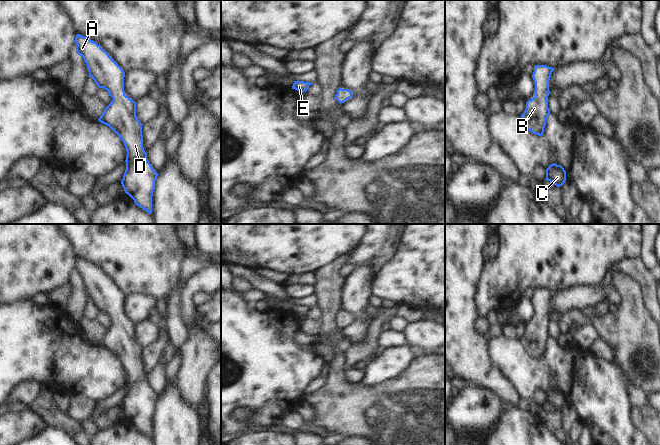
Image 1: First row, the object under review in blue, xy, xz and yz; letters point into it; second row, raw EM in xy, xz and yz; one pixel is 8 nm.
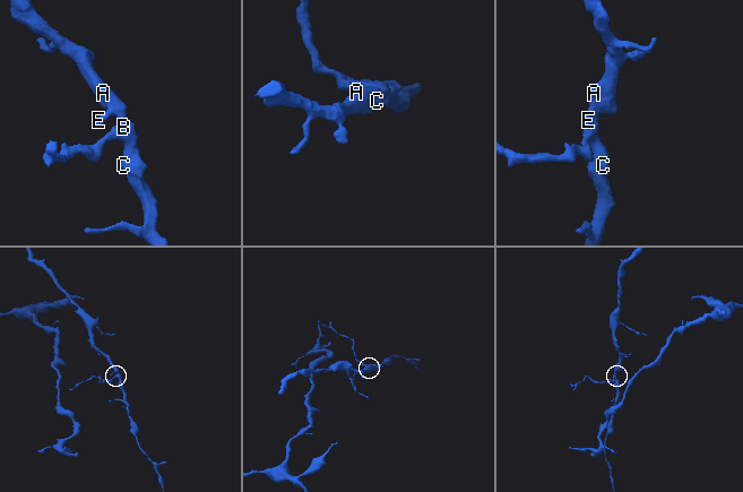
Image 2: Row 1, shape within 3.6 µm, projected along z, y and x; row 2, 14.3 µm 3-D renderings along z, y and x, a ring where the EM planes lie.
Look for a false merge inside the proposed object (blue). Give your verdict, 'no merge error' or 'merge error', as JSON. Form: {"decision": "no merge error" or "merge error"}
{"decision": "no merge error"}

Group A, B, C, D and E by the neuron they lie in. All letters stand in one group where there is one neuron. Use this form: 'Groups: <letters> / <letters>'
Groups: A B C D E.

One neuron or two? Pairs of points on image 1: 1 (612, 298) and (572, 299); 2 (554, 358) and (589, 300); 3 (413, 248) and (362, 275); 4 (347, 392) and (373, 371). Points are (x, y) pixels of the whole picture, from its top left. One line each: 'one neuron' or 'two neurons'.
1: one neuron
2: two neurons
3: two neurons
4: two neurons

